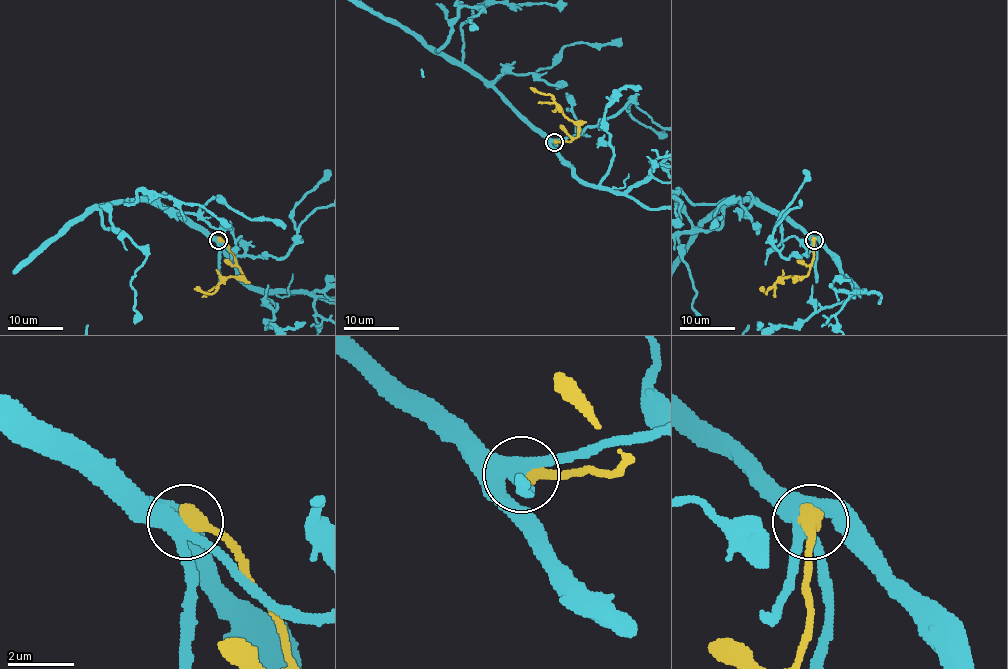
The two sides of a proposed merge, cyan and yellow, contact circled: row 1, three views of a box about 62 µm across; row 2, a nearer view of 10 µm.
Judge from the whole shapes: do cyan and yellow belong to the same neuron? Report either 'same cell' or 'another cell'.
another cell

